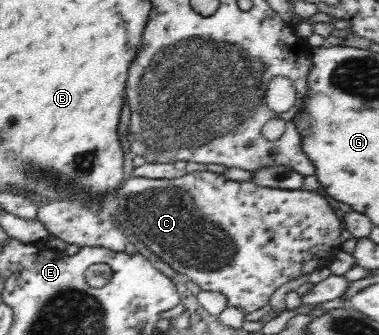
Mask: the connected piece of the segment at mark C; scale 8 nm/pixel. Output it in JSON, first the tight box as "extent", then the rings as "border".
{"extent":[61,171,345,314],"border":[[[200,171],[188,173],[180,178],[172,178],[168,180],[167,178],[146,178],[146,177],[128,177],[122,181],[114,190],[106,191],[104,194],[87,194],[86,189],[83,190],[70,179],[66,179],[61,184],[62,189],[65,190],[67,198],[84,198],[84,200],[76,200],[76,202],[84,202],[90,209],[95,212],[106,212],[110,214],[113,222],[116,221],[118,226],[121,228],[128,228],[131,234],[134,234],[138,240],[144,242],[150,250],[154,251],[162,261],[168,264],[171,268],[174,268],[178,273],[183,276],[187,276],[189,280],[194,281],[198,286],[200,286],[202,291],[210,292],[220,292],[226,297],[227,306],[232,306],[232,308],[238,308],[242,310],[245,314],[250,314],[251,312],[256,312],[264,306],[268,306],[272,294],[296,280],[296,278],[302,278],[302,276],[309,276],[317,270],[328,268],[330,262],[334,260],[335,254],[338,254],[342,250],[342,230],[345,229],[345,224],[342,218],[338,218],[334,206],[328,202],[326,196],[320,196],[318,192],[314,190],[284,190],[284,189],[273,189],[258,186],[252,181],[237,181],[230,180],[224,177],[220,173],[212,173],[210,171]]]}

